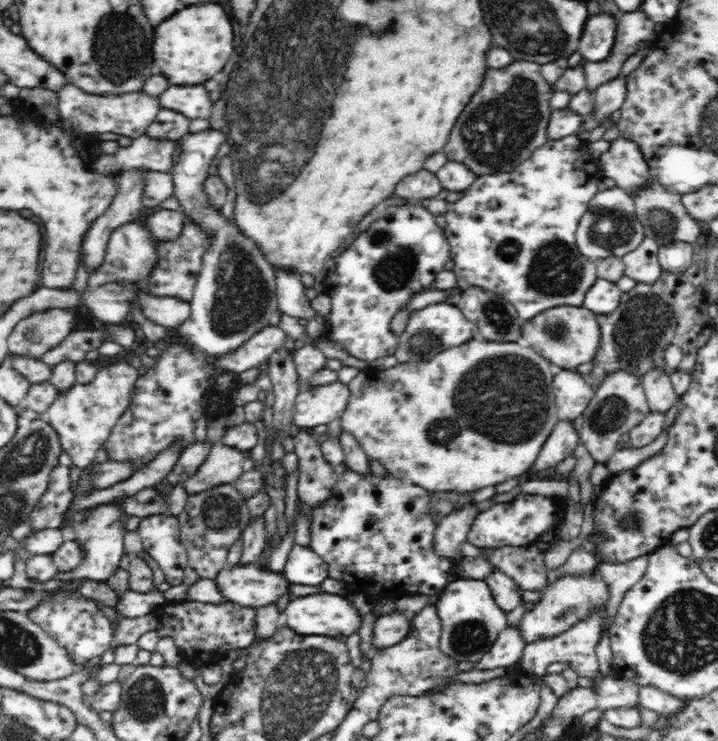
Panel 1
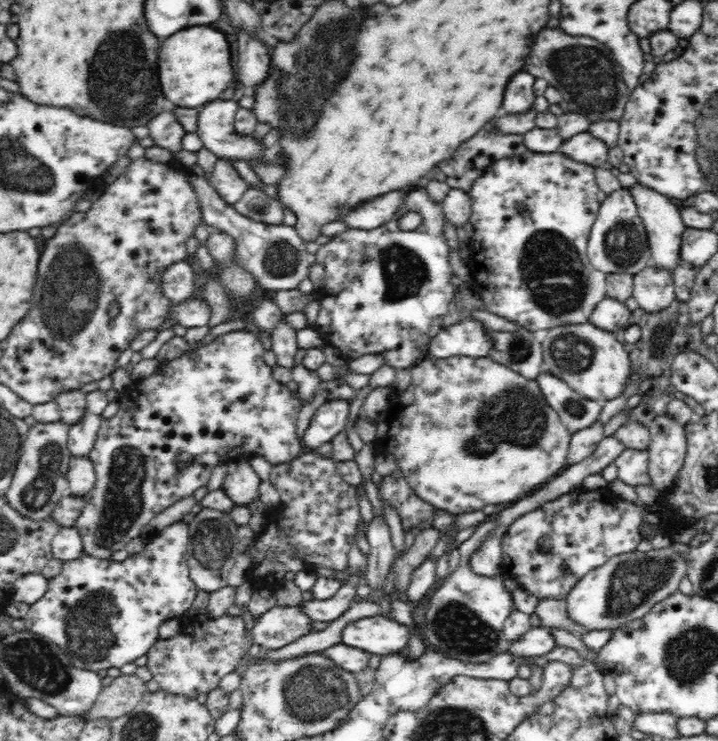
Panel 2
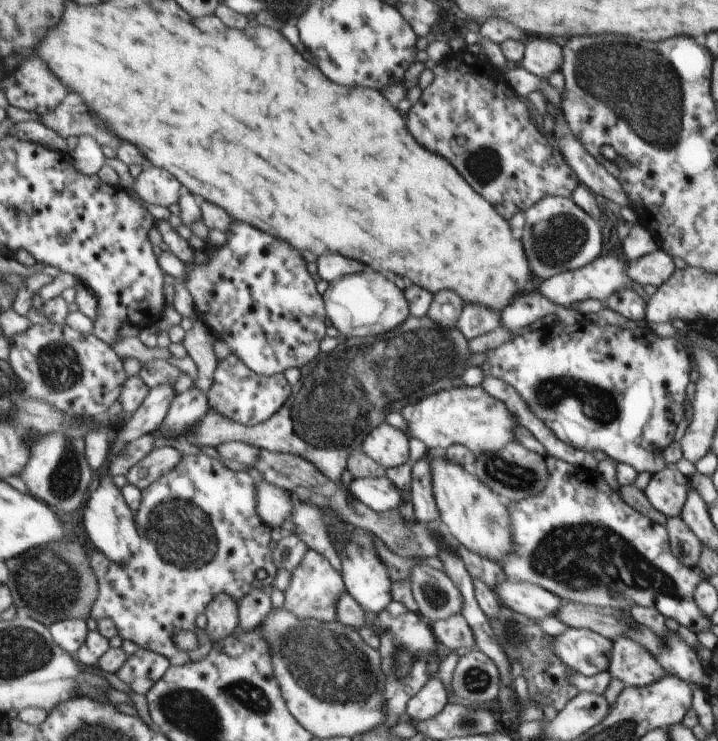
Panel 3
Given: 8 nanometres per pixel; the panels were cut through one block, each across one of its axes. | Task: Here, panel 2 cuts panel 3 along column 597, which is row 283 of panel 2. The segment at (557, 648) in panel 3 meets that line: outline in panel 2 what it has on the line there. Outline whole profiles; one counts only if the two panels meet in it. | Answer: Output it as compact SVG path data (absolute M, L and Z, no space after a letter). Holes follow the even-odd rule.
M646 265L633 274L633 297L646 311L658 311L675 299L674 277L670 269Z

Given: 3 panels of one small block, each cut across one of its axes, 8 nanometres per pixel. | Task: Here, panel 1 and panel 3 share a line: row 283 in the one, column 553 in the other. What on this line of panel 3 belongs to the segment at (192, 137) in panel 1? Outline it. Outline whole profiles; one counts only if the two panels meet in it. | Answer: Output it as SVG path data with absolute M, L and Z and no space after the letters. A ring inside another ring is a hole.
M545 197L524 211L524 216L525 225L520 239L528 253L529 265L538 278L544 280L564 271L584 268L602 252L600 224L570 198Z

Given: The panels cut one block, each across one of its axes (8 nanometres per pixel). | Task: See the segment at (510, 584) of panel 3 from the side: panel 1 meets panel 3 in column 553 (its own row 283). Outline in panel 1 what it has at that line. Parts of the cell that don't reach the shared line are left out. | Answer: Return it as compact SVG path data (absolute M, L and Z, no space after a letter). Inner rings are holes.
M598 277L586 291L583 306L594 313L610 313L618 305L622 291L617 283Z

